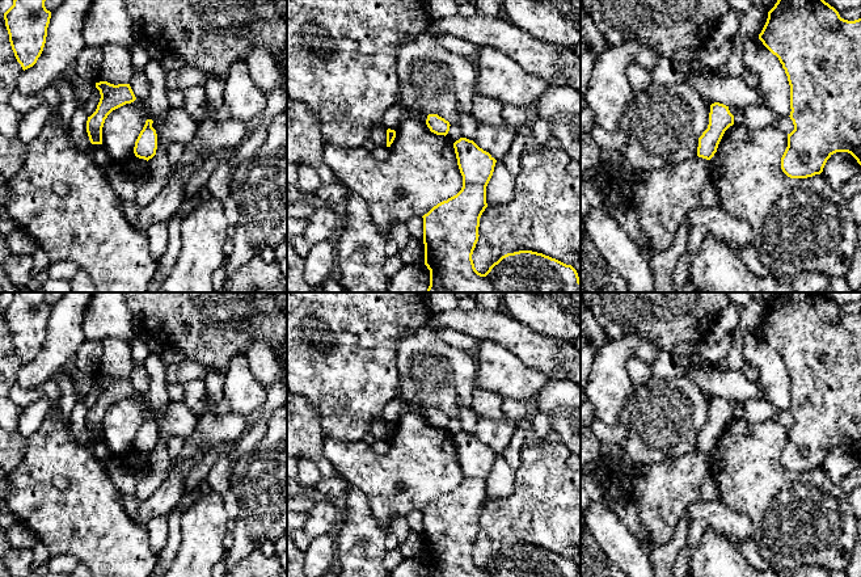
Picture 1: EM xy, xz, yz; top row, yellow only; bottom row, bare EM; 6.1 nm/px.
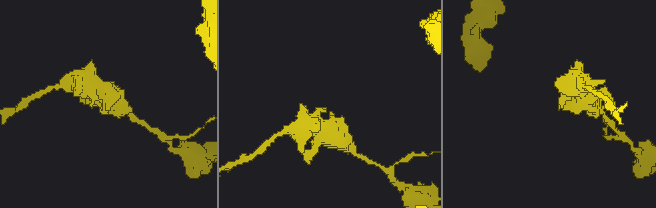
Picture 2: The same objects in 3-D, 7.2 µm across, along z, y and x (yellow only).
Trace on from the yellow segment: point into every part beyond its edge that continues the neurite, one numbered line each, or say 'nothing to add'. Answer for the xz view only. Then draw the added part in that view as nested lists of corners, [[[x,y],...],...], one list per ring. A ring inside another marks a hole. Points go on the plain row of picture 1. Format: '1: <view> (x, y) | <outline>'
nothing to add

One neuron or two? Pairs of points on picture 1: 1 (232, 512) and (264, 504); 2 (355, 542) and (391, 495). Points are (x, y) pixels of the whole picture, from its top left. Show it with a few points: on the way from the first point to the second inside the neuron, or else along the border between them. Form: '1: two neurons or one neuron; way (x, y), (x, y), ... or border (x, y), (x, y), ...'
1: two neurons; border (231, 489), (239, 505), (239, 516), (232, 522)
2: two neurons; border (357, 489), (364, 495), (376, 522), (385, 534)

